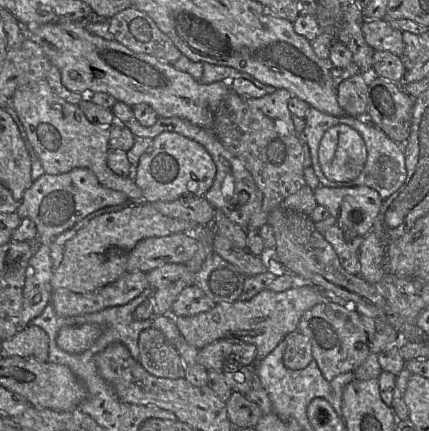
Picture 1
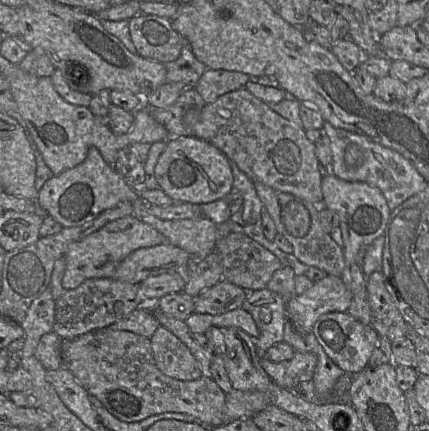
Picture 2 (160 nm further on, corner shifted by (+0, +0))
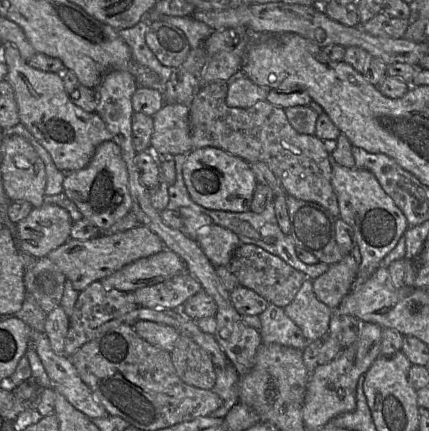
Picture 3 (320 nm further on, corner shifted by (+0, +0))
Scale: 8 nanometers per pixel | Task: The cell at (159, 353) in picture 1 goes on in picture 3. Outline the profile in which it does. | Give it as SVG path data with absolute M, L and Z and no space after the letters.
M180 335L170 356L177 375L184 383L204 390L213 389L217 368L206 351L191 338Z

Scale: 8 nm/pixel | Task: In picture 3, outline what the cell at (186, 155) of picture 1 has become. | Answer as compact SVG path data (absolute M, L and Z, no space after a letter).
M215 147L194 148L187 154L182 174L191 198L200 206L221 211L250 211L258 182L246 160Z

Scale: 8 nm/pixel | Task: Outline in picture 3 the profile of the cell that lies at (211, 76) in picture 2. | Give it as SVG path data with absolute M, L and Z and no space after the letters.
M236 73L228 81L226 104L229 107L249 108L259 101L266 101L268 92L268 88L256 85L243 73Z

